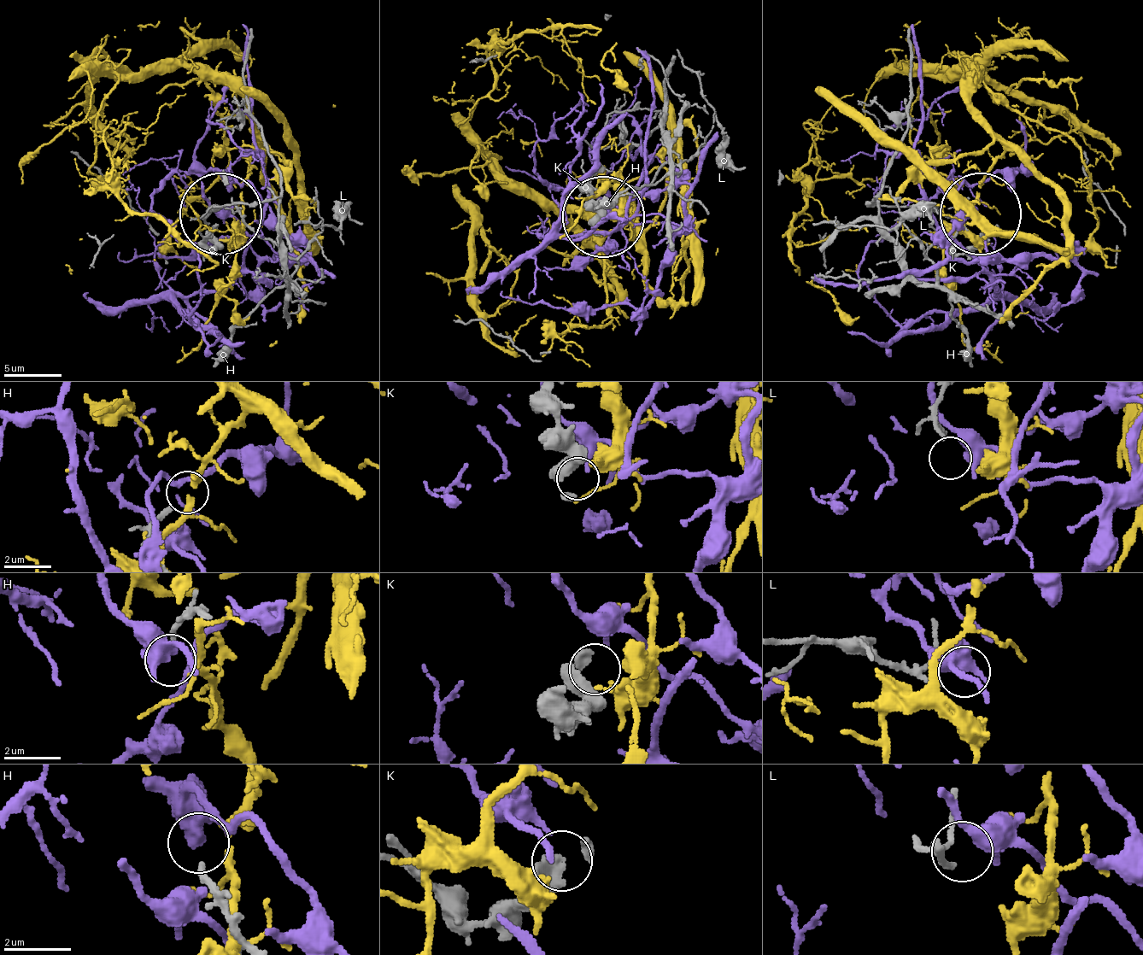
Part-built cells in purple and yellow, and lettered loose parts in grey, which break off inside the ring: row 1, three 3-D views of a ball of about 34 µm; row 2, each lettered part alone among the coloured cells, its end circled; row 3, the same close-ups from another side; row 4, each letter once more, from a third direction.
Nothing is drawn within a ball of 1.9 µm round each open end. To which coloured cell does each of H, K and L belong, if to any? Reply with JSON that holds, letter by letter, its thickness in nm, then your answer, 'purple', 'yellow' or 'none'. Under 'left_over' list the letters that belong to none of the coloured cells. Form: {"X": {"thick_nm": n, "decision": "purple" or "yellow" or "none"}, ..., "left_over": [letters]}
{"H": {"thick_nm": 200, "decision": "none"}, "K": {"thick_nm": 440, "decision": "none"}, "L": {"thick_nm": 110, "decision": "none"}, "left_over": ["H", "K", "L"]}

